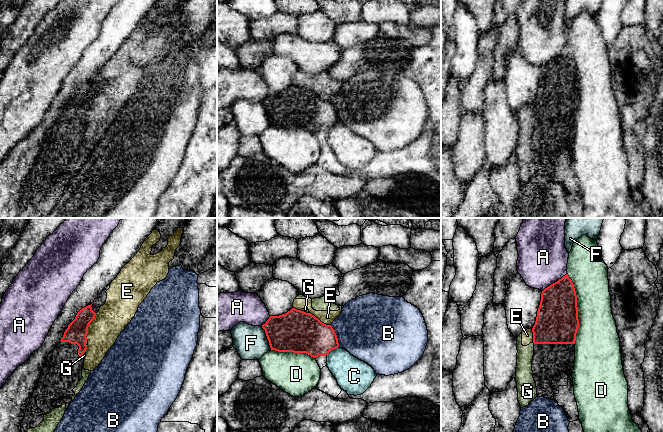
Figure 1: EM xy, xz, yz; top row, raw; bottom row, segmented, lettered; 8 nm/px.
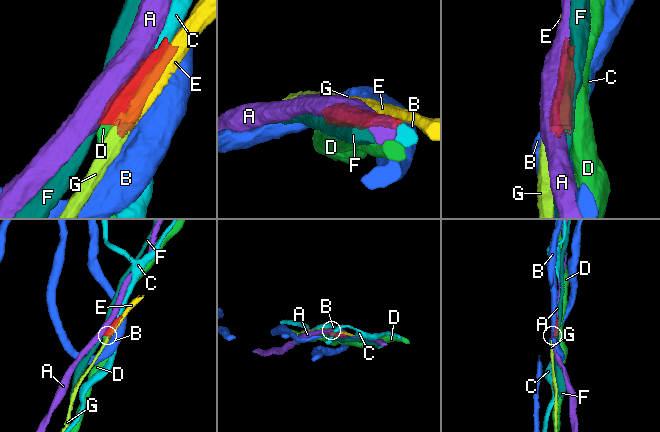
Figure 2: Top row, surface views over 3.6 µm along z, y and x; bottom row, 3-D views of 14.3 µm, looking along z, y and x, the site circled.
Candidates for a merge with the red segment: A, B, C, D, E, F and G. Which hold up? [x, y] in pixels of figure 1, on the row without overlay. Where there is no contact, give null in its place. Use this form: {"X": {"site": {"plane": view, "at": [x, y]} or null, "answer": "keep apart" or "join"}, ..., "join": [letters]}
{"A": {"site": {"plane": "yz", "at": [555, 58]}, "answer": "keep apart"}, "B": {"site": {"plane": "xz", "at": [336, 112]}, "answer": "keep apart"}, "C": {"site": {"plane": "xz", "at": [332, 125]}, "answer": "keep apart"}, "D": {"site": {"plane": "yz", "at": [577, 84]}, "answer": "keep apart"}, "E": {"site": {"plane": "xy", "at": [88, 102]}, "answer": "keep apart"}, "F": {"site": {"plane": "xz", "at": [267, 114]}, "answer": "keep apart"}, "G": {"site": {"plane": "xz", "at": [305, 88]}, "answer": "keep apart"}, "join": []}

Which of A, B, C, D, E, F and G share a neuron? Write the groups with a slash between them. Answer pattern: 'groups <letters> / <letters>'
groups A / B / C / D / E G / F

